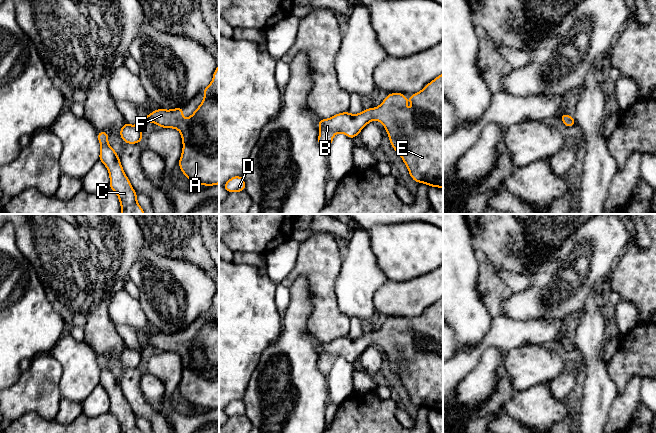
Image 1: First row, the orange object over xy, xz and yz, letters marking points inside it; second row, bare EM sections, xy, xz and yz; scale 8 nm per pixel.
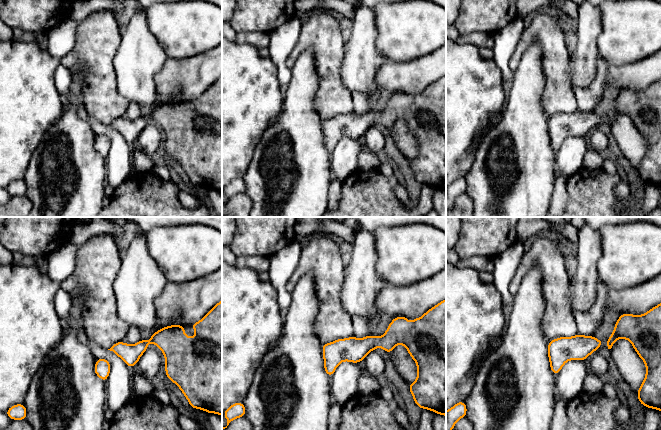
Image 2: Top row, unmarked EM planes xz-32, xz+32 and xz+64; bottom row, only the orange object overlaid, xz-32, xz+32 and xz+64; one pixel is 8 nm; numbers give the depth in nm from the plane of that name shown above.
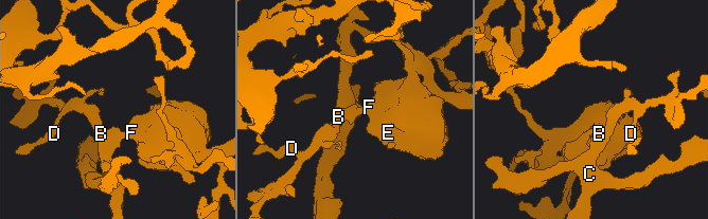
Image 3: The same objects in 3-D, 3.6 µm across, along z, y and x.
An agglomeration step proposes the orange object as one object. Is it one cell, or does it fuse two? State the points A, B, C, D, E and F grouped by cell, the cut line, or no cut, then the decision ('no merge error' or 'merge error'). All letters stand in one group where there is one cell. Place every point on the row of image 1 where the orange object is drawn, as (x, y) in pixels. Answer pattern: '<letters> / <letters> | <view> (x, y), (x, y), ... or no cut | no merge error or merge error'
A B C D E F | no cut | no merge error

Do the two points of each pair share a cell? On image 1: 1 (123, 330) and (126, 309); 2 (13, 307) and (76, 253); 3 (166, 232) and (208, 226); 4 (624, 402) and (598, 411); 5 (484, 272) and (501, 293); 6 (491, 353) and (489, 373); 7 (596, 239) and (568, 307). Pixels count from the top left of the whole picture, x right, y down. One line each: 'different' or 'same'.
1: different
2: different
3: different
4: different
5: same
6: same
7: same

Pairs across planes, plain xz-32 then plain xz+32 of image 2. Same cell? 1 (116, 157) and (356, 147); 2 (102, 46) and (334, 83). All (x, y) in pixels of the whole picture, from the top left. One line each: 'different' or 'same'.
1: same
2: same

